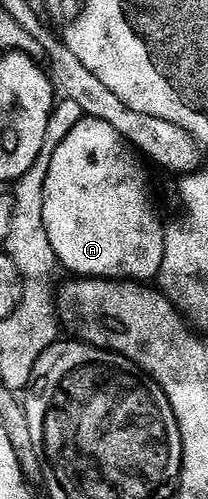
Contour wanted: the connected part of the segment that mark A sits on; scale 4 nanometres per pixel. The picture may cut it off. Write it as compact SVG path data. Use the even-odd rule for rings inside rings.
M80 118L69 138L57 146L45 182L45 230L60 265L79 278L102 278L124 282L151 282L158 277L165 258L165 224L159 221L147 172L127 139L109 122Z

